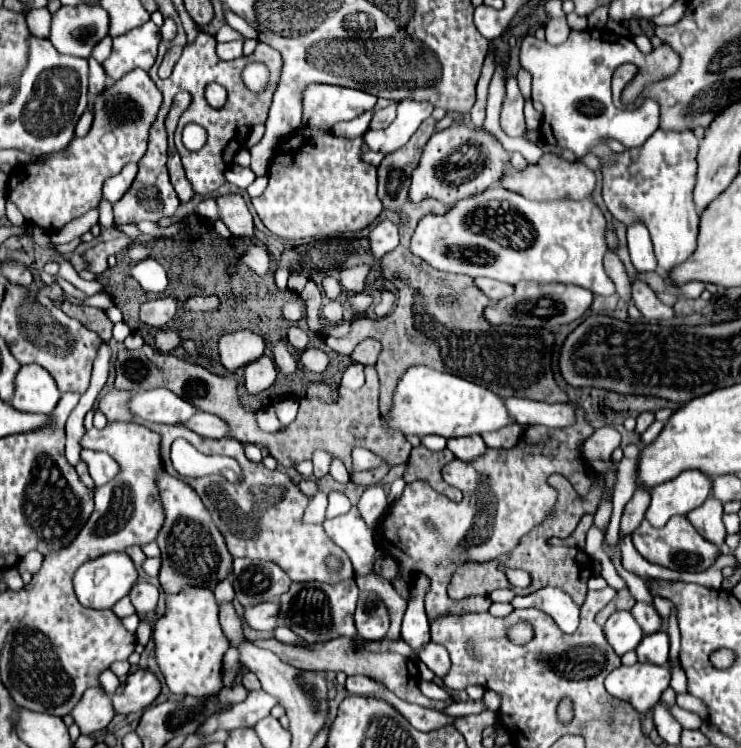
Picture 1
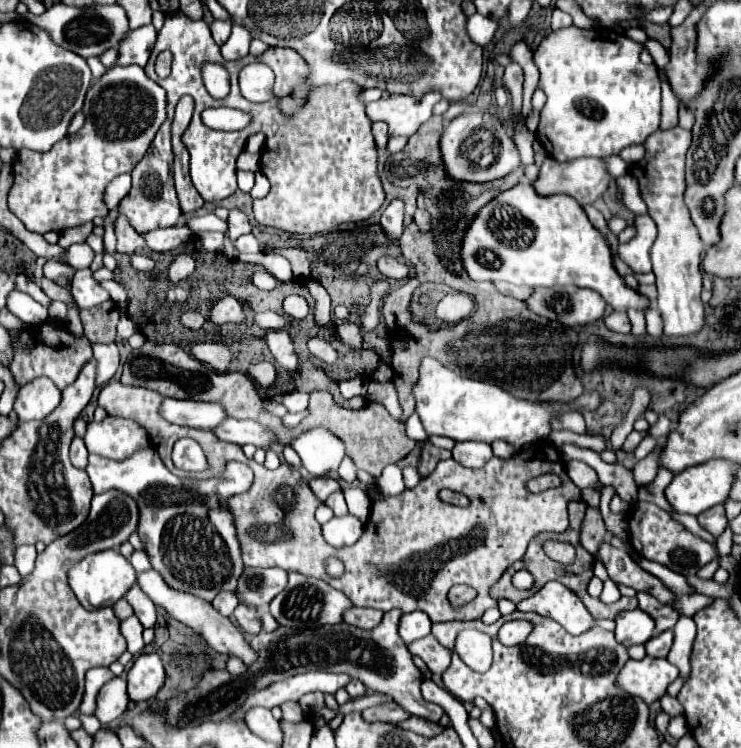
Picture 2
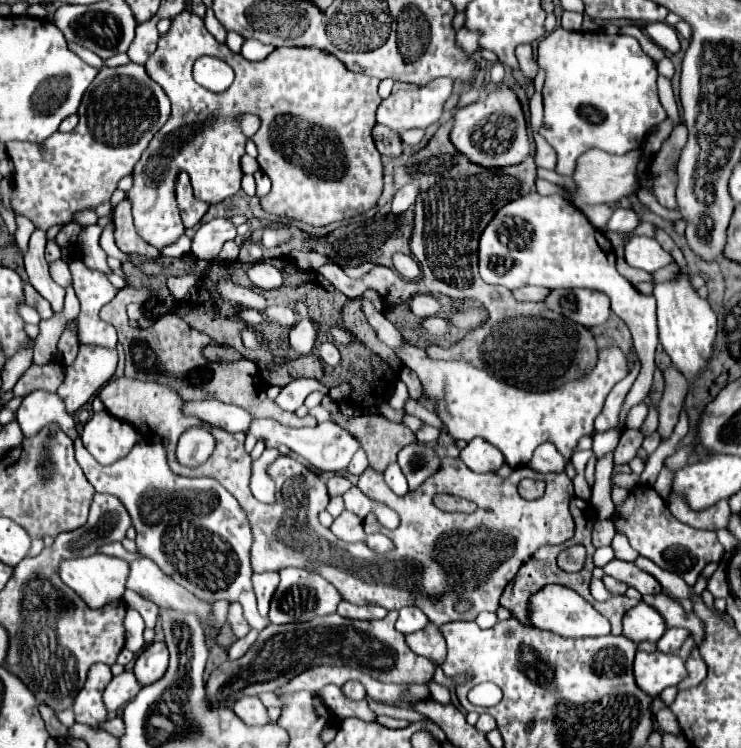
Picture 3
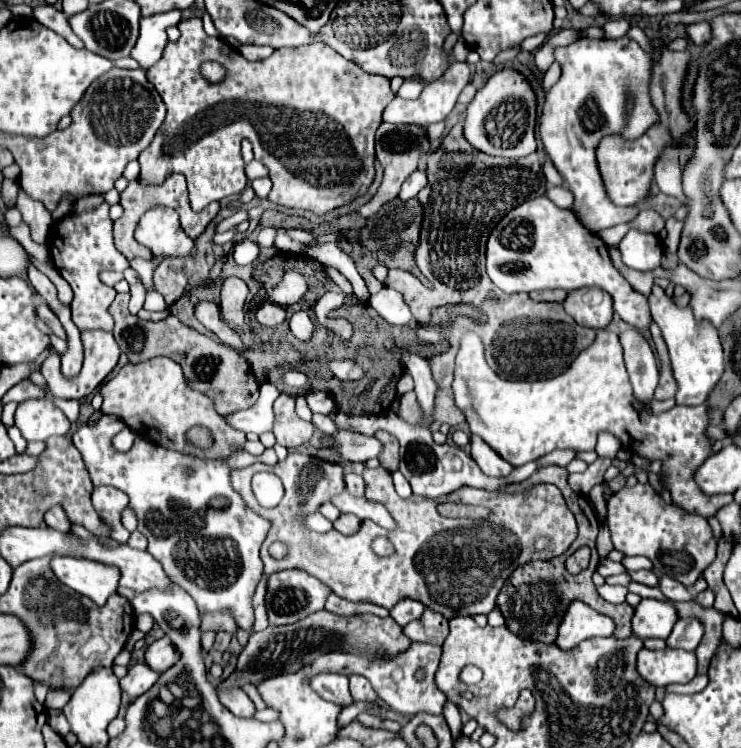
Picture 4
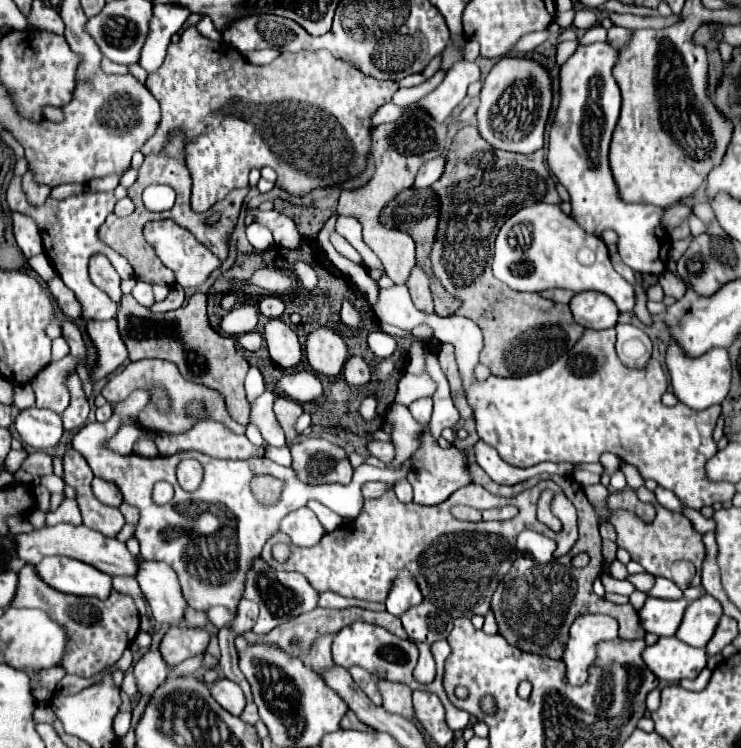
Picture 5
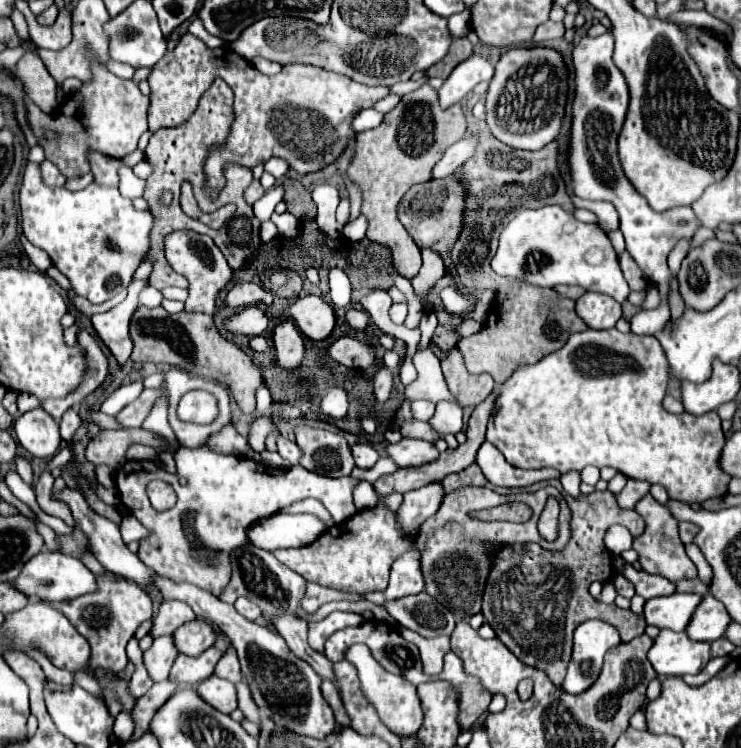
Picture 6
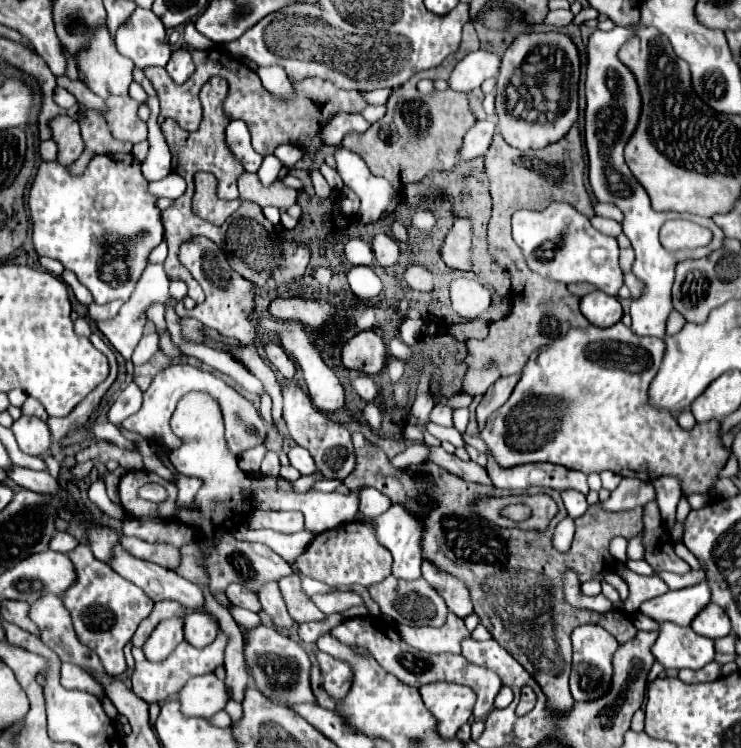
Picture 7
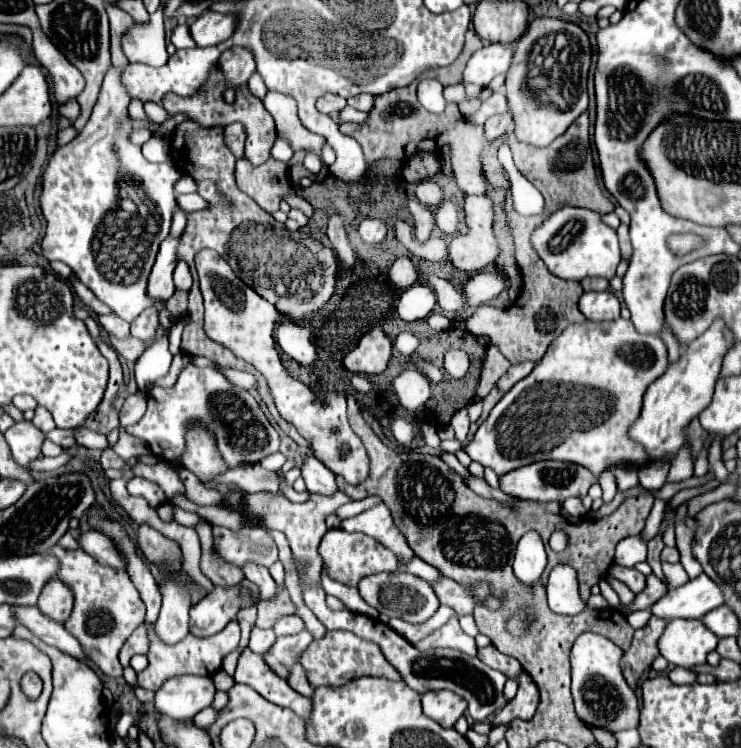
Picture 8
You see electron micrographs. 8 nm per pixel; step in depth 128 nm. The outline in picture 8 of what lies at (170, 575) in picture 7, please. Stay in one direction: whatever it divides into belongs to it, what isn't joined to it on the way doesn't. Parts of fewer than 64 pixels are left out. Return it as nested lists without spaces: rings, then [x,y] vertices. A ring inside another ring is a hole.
[[[94,530],[82,532],[80,546],[102,566],[112,566],[118,570],[122,568],[122,558],[118,558],[118,550],[114,550],[114,544],[110,542],[110,538],[106,538],[106,534],[98,534]]]

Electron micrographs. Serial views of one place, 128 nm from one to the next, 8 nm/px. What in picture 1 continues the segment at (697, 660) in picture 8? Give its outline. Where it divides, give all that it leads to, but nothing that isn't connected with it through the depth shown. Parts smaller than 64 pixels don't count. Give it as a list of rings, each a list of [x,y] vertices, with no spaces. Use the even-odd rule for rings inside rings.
[[[634,664],[612,670],[606,678],[606,690],[610,696],[630,702],[640,714],[648,712],[670,686],[670,670],[656,664]]]

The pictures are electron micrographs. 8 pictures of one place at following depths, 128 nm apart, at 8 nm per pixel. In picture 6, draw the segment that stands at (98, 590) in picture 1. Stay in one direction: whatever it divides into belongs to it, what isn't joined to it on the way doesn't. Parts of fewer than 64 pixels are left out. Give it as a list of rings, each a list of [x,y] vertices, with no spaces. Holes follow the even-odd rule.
[[[42,550],[30,562],[26,562],[20,576],[12,584],[18,590],[22,590],[26,596],[36,596],[40,600],[44,598],[46,600],[70,600],[70,598],[78,598],[82,594],[98,590],[96,576],[78,558],[66,556],[60,552],[50,552],[50,550]]]

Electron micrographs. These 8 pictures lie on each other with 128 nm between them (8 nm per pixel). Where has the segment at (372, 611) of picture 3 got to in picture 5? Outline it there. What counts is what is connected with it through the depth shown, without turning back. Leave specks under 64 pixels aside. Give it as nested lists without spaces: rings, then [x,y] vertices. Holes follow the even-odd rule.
[[[322,592],[320,594],[320,606],[322,608],[352,608],[352,606],[358,606],[358,608],[366,608],[366,610],[386,610],[384,604],[376,604],[376,602],[366,602],[366,600],[356,600],[356,598],[344,598],[340,594],[334,594],[334,592]]]

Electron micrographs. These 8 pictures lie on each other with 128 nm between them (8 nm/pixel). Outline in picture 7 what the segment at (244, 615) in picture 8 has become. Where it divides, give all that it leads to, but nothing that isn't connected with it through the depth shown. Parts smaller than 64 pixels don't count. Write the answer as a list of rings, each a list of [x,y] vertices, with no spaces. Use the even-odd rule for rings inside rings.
[[[230,584],[228,590],[226,590],[226,596],[232,604],[240,606],[240,608],[248,608],[252,612],[260,612],[260,602],[258,602],[258,596],[252,594],[248,588],[240,586],[240,584]]]

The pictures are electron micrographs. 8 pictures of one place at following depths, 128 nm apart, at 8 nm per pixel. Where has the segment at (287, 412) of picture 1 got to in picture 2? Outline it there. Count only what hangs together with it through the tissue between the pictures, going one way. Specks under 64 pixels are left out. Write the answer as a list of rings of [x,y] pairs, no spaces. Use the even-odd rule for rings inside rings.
[[[290,392],[284,396],[282,404],[286,406],[286,410],[290,414],[296,414],[296,412],[304,412],[306,406],[308,406],[308,394],[306,392]]]

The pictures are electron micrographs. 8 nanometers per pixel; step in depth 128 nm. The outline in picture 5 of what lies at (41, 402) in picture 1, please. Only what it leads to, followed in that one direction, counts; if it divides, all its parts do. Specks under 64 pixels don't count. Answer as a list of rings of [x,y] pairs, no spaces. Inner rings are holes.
[[[26,408],[14,420],[20,440],[30,450],[50,450],[54,448],[62,434],[62,418],[46,408]]]

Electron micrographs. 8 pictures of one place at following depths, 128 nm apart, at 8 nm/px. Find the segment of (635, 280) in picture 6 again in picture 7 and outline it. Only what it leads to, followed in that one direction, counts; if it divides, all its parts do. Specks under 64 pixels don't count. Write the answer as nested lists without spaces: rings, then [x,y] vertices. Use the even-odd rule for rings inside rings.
[[[624,234],[618,236],[618,244],[620,244],[620,268],[624,274],[628,274],[634,264],[634,250],[630,246],[630,240]]]

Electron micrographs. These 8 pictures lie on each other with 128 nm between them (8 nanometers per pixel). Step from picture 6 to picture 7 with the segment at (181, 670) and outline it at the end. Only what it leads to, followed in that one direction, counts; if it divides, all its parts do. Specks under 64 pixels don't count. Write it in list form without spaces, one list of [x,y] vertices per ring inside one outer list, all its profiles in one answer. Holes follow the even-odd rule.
[[[220,632],[216,636],[216,640],[206,646],[206,648],[194,648],[186,642],[182,642],[182,646],[178,646],[170,658],[166,658],[164,662],[136,662],[134,664],[134,672],[132,672],[132,690],[146,702],[166,702],[170,698],[174,698],[178,694],[178,690],[194,676],[200,676],[200,674],[210,674],[214,672],[216,666],[224,664],[224,648],[226,648],[226,634]]]

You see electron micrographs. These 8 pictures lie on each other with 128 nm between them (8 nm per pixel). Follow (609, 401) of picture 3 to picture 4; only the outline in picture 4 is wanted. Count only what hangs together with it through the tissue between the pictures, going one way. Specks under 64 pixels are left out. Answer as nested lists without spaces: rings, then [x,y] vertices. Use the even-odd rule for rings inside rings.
[[[600,432],[598,434],[598,444],[596,444],[596,452],[598,456],[610,456],[616,458],[616,452],[622,448],[622,442],[610,434],[610,432]]]

